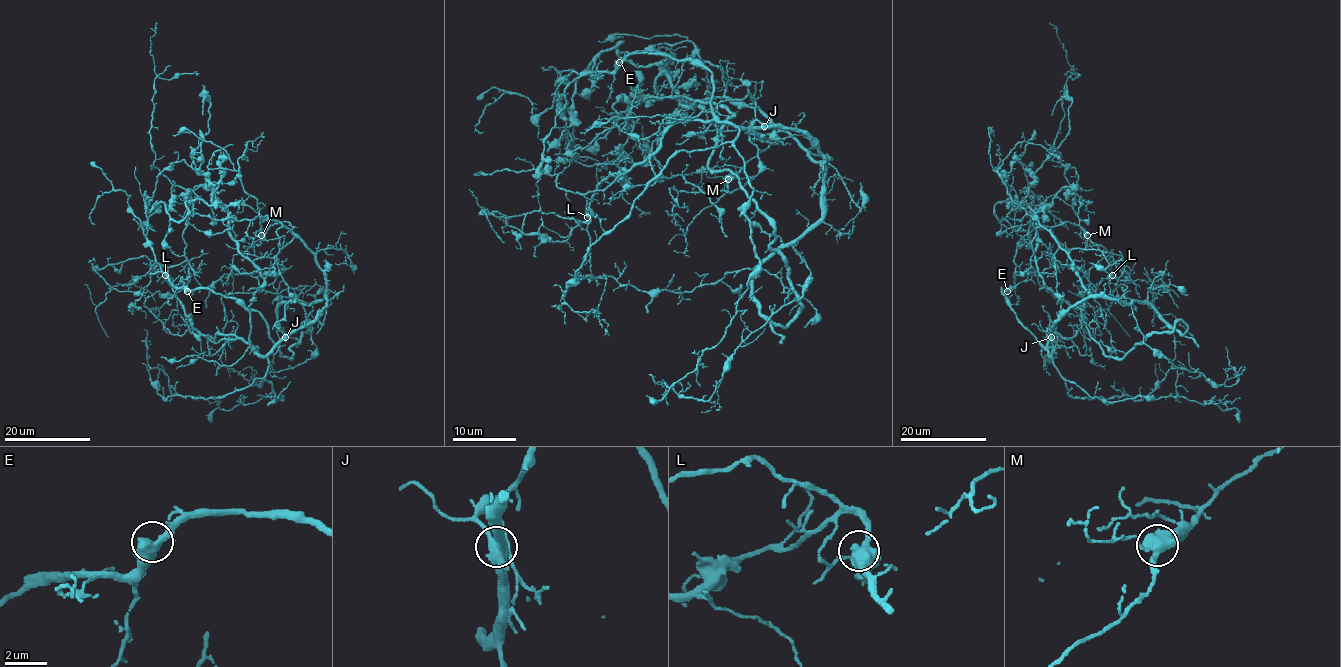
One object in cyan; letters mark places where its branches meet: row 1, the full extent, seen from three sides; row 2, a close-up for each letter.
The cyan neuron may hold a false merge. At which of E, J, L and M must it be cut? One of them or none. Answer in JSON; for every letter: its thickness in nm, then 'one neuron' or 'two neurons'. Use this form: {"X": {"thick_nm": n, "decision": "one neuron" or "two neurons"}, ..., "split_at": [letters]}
{"E": {"thick_nm": 480, "decision": "one neuron"}, "J": {"thick_nm": 550, "decision": "two neurons"}, "L": {"thick_nm": 440, "decision": "one neuron"}, "M": {"thick_nm": 550, "decision": "one neuron"}, "split_at": ["J"]}

